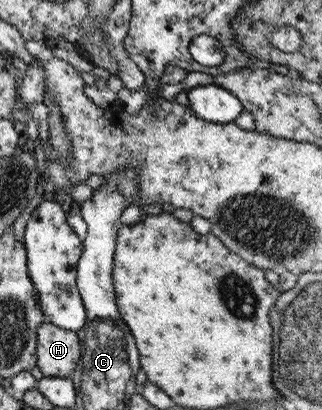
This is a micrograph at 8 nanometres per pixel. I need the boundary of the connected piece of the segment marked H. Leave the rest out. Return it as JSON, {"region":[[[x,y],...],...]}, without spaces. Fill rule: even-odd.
{"region":[[[50,322],[36,329],[35,361],[44,377],[69,378],[80,358],[78,334]]]}

